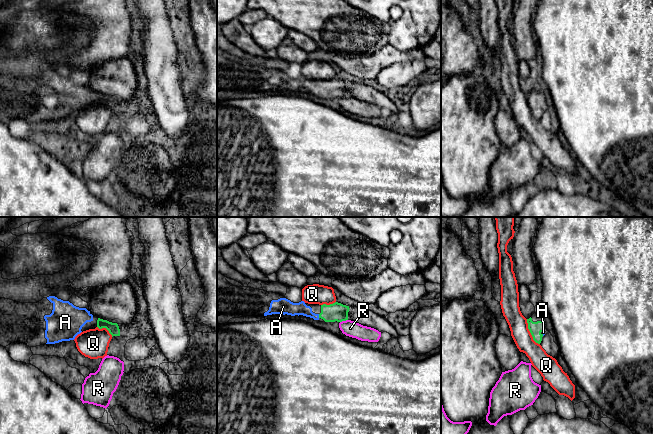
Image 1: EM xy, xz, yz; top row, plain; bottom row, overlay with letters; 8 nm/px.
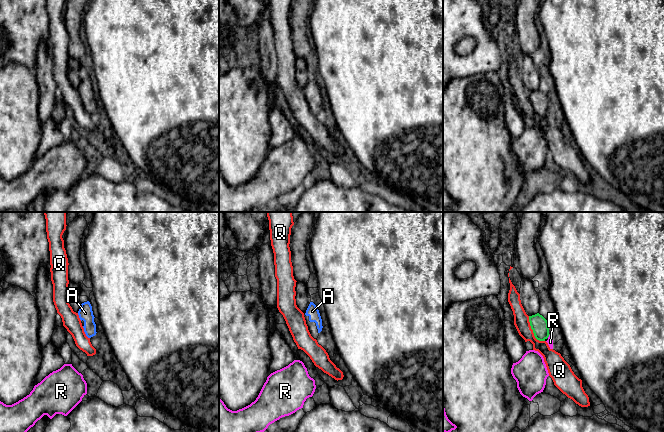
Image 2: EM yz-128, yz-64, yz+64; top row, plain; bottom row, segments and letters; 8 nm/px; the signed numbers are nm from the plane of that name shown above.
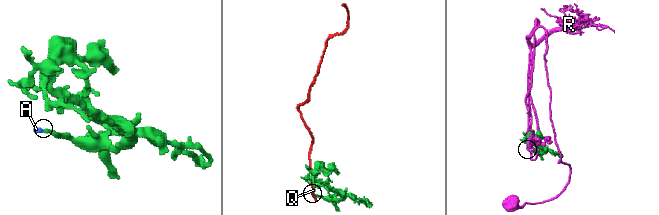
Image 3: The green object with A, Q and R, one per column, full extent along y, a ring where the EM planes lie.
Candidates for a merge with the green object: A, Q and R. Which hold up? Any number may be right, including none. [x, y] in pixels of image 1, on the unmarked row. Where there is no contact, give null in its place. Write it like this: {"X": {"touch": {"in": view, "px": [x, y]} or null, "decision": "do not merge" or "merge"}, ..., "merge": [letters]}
{"A": {"touch": {"in": "xz", "px": [319, 92]}, "decision": "merge"}, "Q": {"touch": {"in": "yz", "px": [530, 108]}, "decision": "do not merge"}, "R": {"touch": {"in": "xz", "px": [343, 96]}, "decision": "do not merge"}, "merge": ["A"]}

